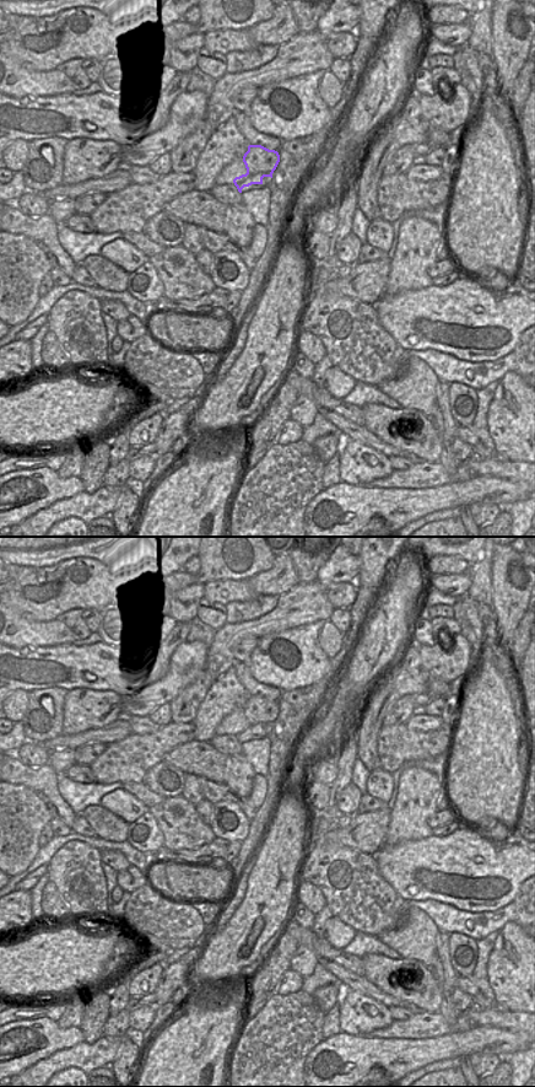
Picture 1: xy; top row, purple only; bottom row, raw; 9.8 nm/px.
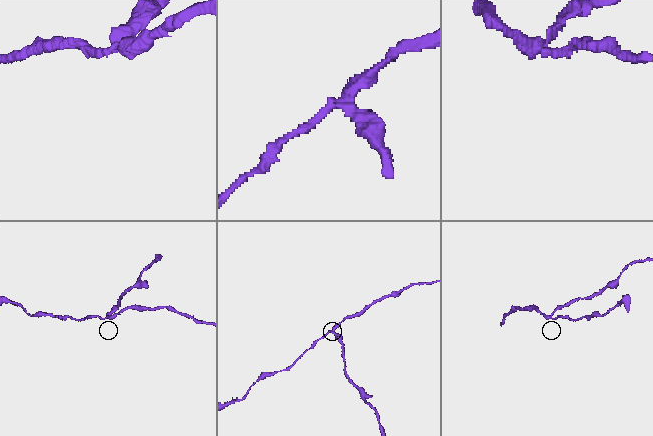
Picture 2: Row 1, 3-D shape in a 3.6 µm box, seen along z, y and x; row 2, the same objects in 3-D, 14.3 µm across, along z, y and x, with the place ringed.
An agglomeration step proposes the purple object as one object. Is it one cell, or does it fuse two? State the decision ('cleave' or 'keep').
cleave

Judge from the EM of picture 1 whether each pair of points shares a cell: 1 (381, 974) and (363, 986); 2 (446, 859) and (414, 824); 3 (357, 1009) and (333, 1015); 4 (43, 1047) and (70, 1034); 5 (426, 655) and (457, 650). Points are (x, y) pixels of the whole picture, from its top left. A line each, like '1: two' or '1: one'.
1: two
2: two
3: two
4: one
5: one

